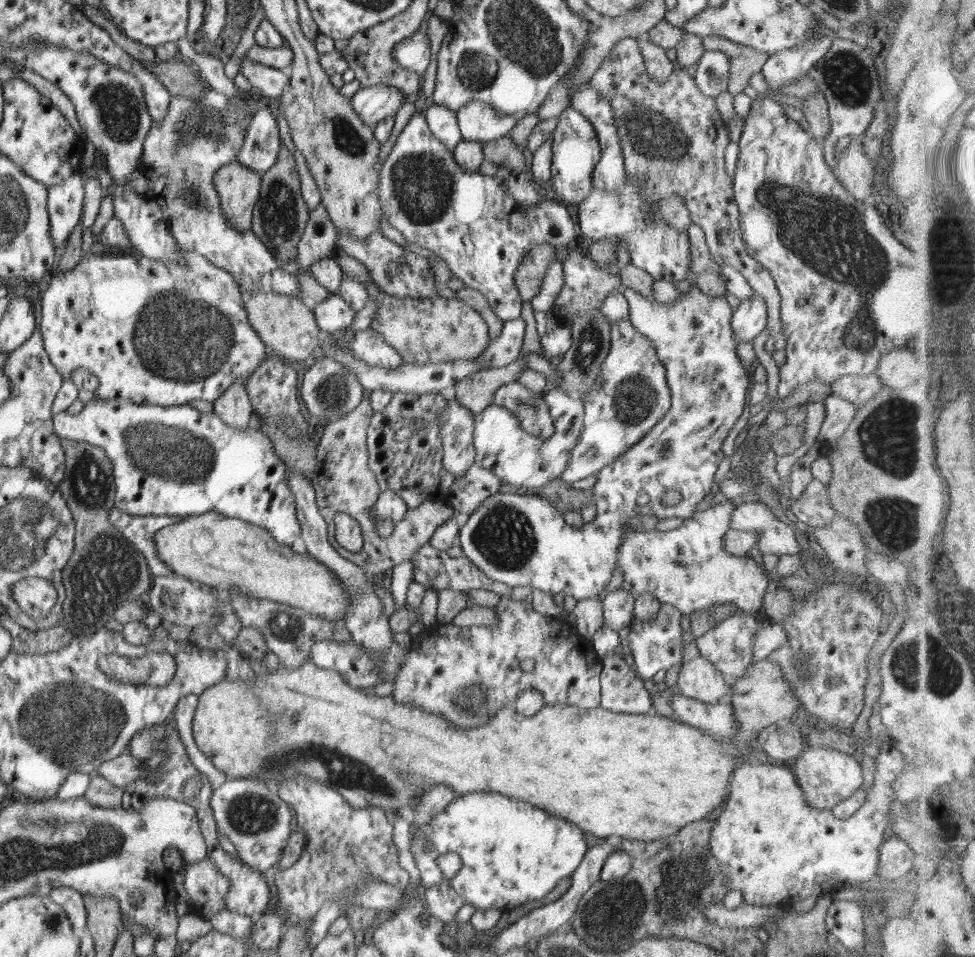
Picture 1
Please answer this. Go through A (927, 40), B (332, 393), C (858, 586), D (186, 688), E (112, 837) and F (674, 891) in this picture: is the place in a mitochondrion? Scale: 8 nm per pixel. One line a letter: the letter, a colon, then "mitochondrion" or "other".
A: other
B: mitochondrion
C: other
D: other
E: mitochondrion
F: mitochondrion

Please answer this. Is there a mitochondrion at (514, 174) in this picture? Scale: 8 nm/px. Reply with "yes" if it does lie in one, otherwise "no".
no

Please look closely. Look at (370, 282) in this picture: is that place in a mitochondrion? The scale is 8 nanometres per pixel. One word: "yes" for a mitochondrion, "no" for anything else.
no

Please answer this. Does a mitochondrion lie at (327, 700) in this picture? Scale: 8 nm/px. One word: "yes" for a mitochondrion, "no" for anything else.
no

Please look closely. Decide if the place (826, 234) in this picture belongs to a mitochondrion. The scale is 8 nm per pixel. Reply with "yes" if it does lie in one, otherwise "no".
yes

